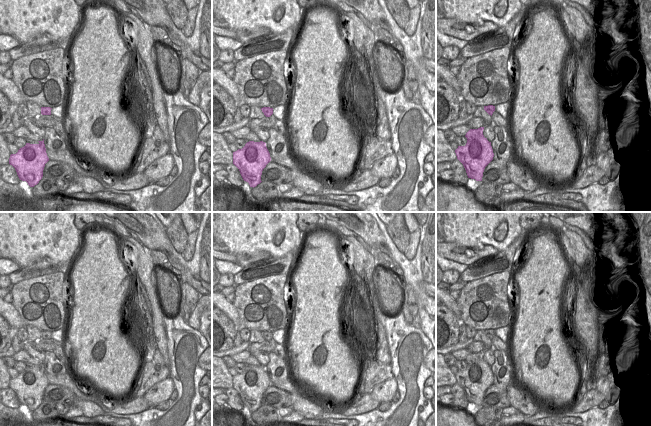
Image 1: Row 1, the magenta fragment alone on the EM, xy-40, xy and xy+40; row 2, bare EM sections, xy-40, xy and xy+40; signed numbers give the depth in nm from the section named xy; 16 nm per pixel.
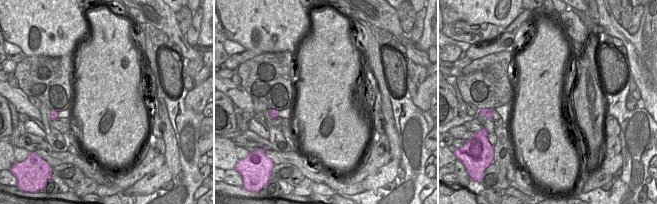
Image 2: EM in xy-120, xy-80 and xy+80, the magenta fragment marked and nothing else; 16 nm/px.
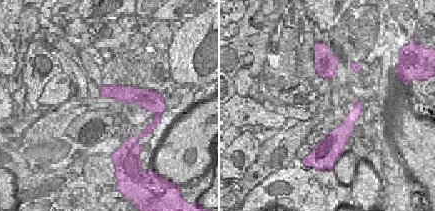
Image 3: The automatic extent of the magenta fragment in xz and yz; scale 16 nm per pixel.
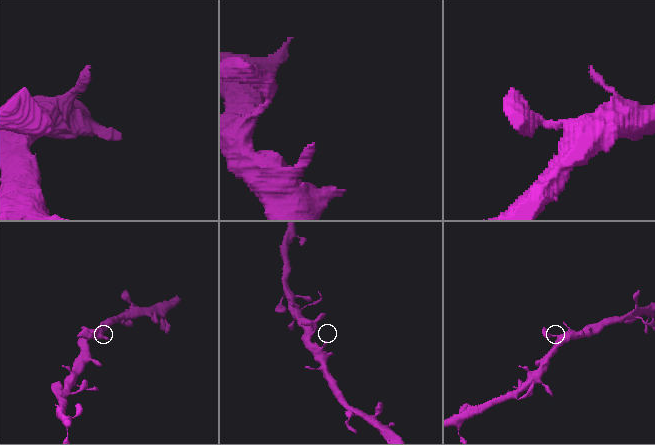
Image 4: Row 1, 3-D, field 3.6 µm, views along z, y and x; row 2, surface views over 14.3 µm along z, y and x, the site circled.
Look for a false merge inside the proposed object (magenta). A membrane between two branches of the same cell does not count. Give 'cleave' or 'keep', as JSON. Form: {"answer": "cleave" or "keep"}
{"answer": "keep"}

